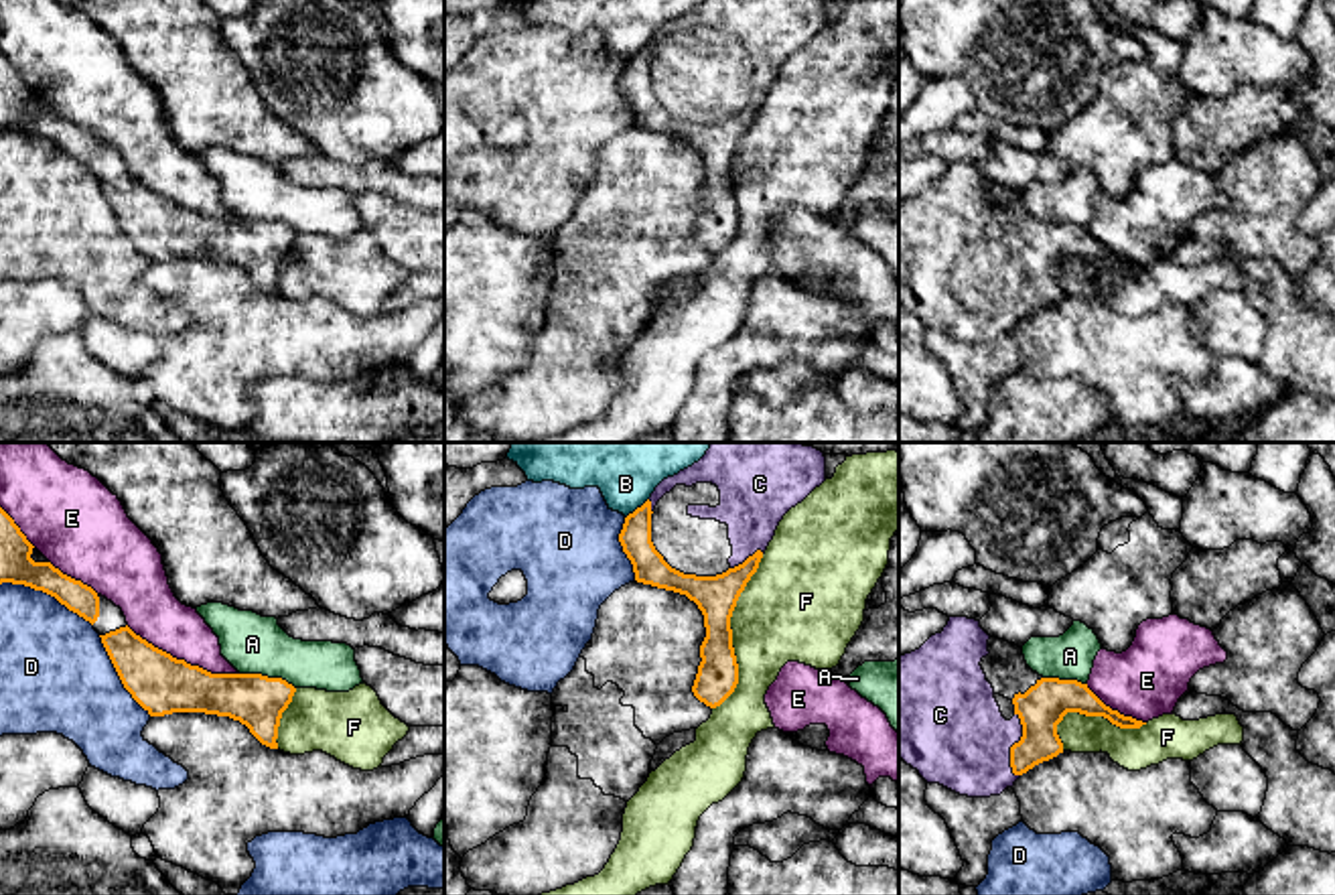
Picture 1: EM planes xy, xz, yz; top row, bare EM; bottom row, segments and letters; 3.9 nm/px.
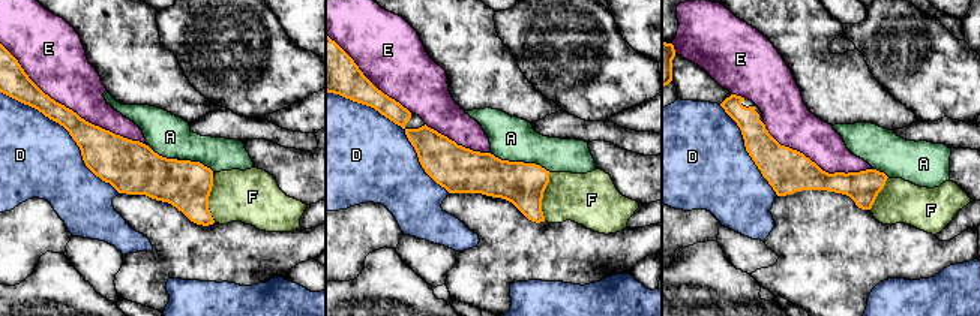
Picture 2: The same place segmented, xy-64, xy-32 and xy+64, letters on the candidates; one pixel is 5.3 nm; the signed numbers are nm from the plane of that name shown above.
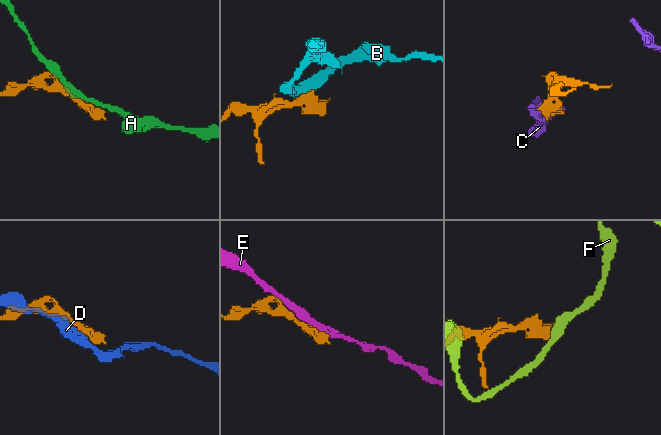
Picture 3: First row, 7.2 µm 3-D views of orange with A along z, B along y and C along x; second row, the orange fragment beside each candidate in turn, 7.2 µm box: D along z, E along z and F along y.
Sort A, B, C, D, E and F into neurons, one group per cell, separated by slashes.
A / B / C / D / E / F

